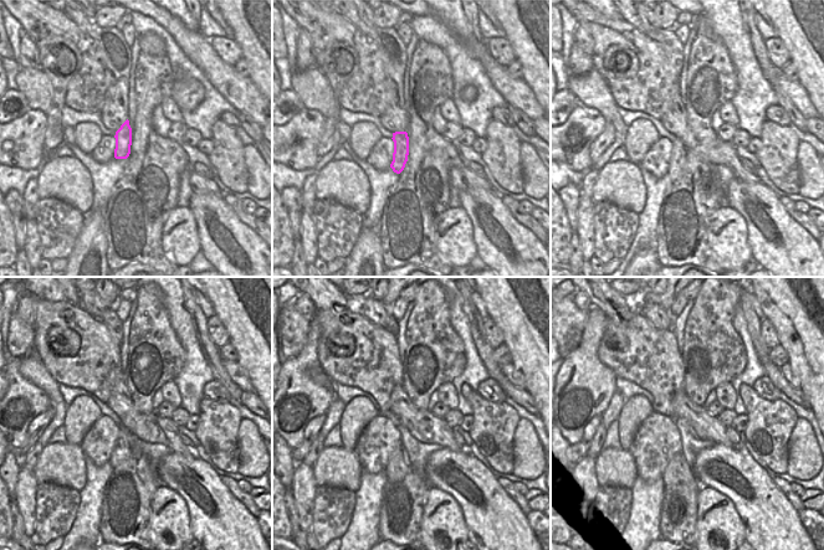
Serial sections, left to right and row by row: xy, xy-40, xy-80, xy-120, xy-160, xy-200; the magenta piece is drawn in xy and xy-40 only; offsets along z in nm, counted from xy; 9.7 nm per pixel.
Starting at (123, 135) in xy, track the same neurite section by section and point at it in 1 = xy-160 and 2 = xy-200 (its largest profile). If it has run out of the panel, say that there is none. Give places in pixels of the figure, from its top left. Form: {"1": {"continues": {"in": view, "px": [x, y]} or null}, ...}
{"1": {"continues": {"in": "xy-160", "px": [398, 467]}}, "2": {"continues": {"in": "xy-200", "px": [677, 472]}}}

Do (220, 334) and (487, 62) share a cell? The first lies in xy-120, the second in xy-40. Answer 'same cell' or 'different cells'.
different cells

